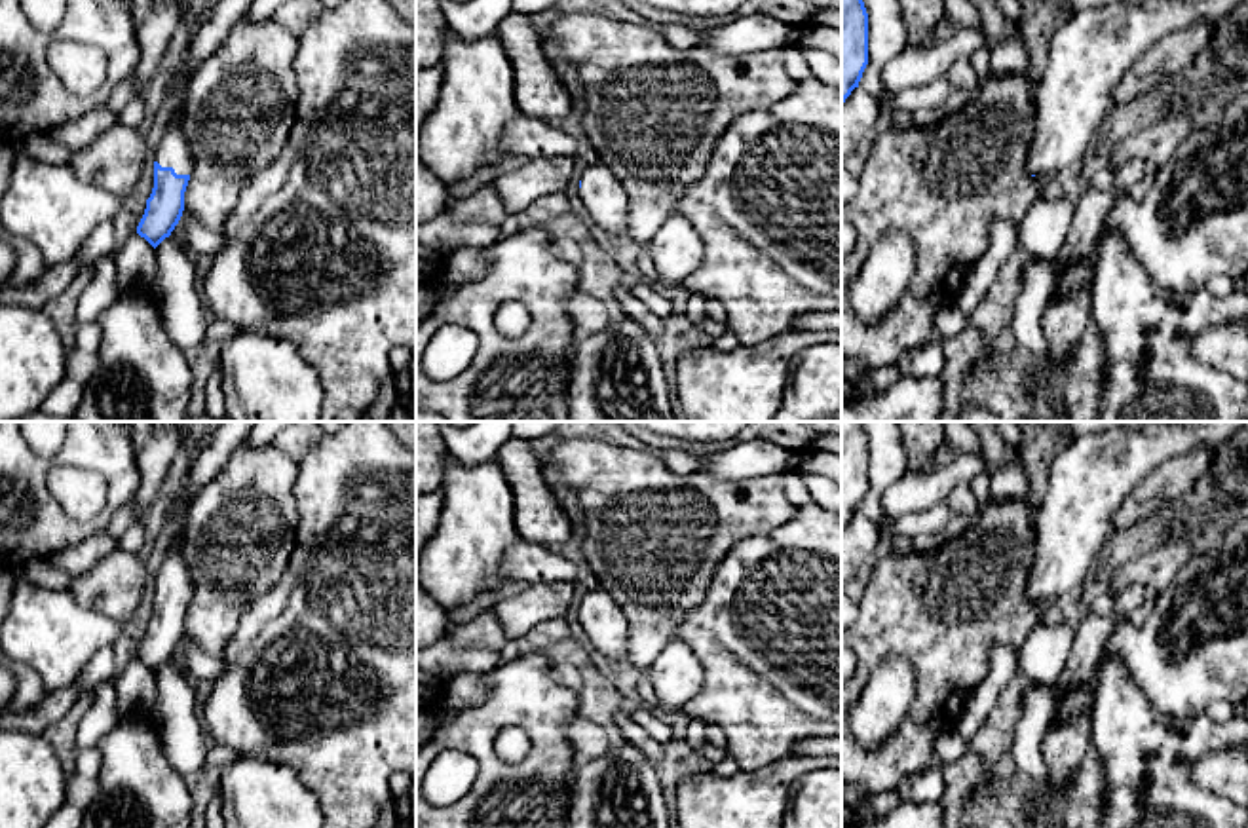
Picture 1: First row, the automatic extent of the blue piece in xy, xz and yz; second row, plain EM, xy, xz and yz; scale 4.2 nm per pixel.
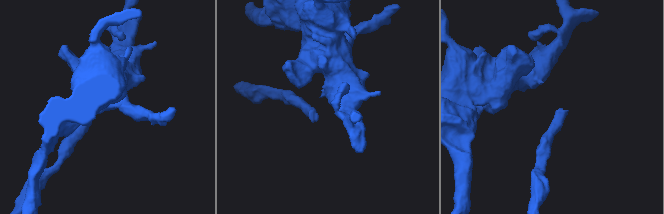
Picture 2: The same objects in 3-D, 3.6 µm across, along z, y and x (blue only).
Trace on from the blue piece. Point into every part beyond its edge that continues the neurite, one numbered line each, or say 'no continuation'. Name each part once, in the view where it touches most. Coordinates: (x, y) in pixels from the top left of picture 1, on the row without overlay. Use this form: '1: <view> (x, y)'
1: xy (173, 576)

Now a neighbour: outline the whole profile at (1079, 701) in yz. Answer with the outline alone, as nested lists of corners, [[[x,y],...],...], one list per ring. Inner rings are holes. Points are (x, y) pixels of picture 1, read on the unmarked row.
[[[1085,686],[1073,687],[1062,693],[1062,701],[1052,725],[1064,725],[1081,716],[1090,718],[1092,708],[1094,708],[1094,695]]]

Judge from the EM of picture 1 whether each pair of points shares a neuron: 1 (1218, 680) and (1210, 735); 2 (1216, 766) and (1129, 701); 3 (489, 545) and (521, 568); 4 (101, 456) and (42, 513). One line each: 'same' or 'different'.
1: different
2: different
3: different
4: same

